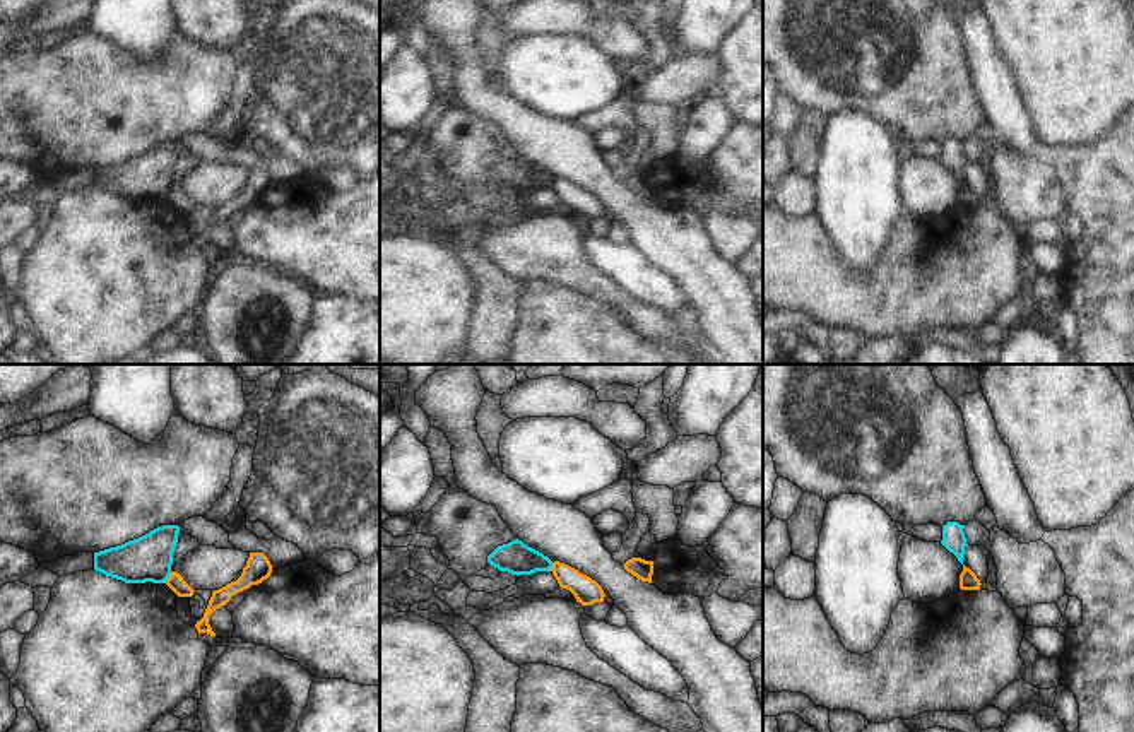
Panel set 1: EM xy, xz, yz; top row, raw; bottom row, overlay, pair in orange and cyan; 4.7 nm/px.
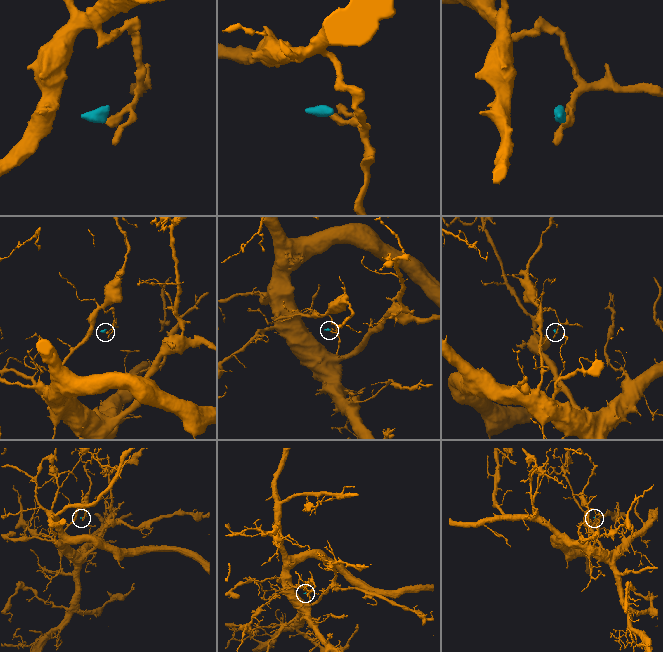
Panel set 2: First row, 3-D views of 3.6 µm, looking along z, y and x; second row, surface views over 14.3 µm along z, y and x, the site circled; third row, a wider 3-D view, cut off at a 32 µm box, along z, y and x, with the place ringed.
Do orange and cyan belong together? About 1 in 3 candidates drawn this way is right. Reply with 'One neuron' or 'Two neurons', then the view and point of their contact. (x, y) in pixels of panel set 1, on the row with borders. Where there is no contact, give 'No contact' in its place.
Two neurons. Touches orange at xy (170, 577).

